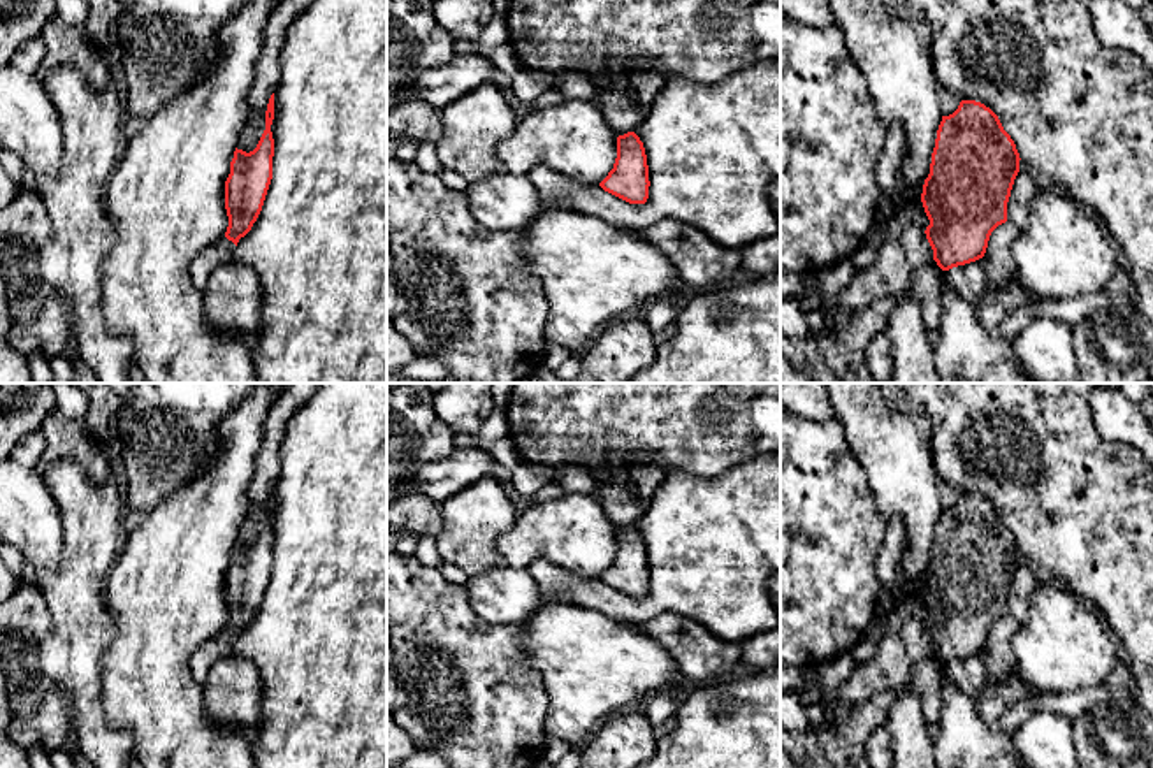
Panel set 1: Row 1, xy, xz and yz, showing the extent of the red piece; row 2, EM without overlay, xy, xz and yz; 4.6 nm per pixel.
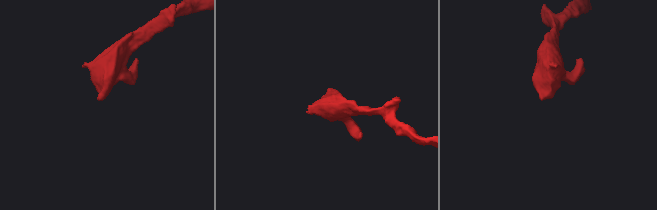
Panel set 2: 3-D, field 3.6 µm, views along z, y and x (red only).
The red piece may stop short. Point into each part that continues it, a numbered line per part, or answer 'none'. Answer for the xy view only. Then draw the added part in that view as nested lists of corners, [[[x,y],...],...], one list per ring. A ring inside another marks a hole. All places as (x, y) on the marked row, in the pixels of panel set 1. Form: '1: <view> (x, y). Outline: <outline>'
1: xy (222, 252). Outline: [[[225,235],[206,248],[192,265],[192,278],[199,288],[204,288],[211,272],[225,264],[234,264],[236,244]]]

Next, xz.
1: xz (621, 113). Outline: [[[598,91],[596,102],[605,123],[617,134],[617,137],[635,132],[645,118],[645,109],[642,109],[627,93]]]

